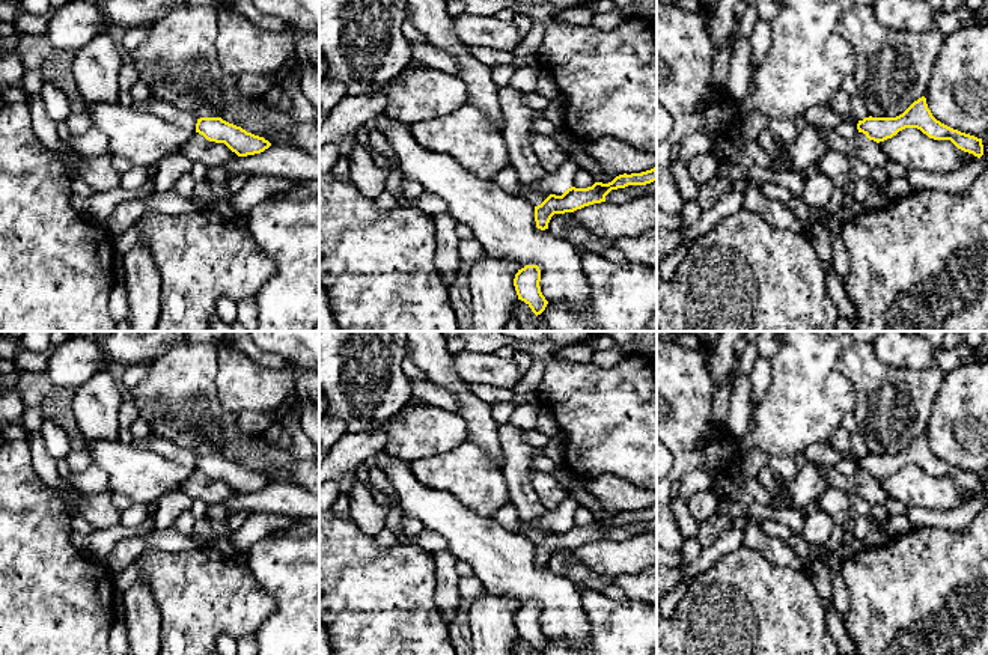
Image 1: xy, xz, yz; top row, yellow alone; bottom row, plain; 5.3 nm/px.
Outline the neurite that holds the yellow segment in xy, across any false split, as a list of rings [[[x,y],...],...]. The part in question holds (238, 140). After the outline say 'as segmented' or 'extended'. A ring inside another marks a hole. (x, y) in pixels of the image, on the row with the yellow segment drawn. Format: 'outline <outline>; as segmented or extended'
outline [[[221,117],[197,119],[196,133],[209,142],[224,143],[238,157],[261,154],[271,146],[264,137],[247,133],[241,126],[229,123]]]; as segmented

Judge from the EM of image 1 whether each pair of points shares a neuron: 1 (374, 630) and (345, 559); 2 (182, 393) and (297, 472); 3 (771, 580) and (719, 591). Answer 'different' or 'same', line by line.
1: same
2: same
3: same

